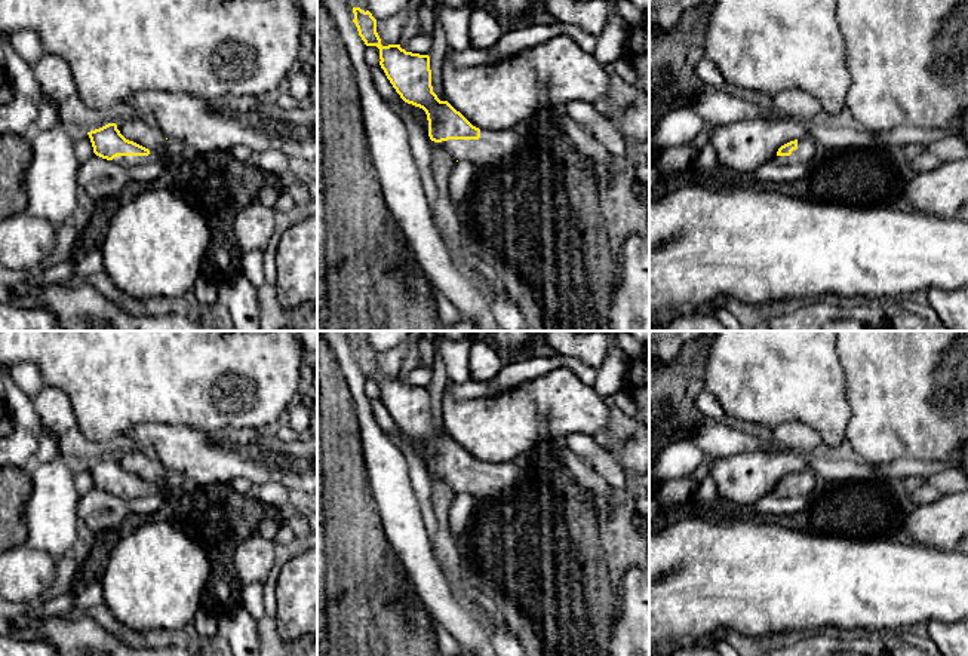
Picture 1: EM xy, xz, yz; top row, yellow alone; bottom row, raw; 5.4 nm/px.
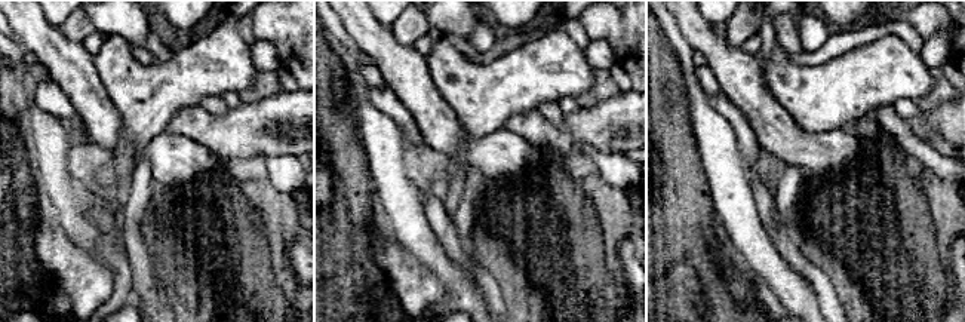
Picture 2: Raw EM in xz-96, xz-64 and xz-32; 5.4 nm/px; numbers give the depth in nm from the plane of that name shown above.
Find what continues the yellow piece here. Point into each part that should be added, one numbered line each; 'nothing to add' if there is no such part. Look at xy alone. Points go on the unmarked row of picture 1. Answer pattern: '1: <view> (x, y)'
1: xy (174, 483)

